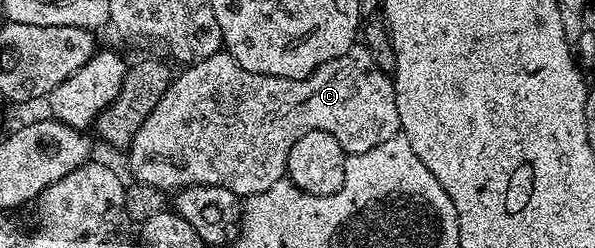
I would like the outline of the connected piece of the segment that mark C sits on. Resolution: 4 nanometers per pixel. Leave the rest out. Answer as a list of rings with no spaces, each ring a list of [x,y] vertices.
[[[365,45],[350,47],[348,53],[336,57],[324,65],[320,65],[307,79],[285,79],[284,77],[252,73],[240,66],[230,56],[229,51],[225,49],[217,51],[212,57],[202,59],[198,63],[191,63],[185,69],[179,71],[182,72],[175,79],[173,76],[172,82],[166,88],[164,97],[160,97],[156,109],[152,109],[152,113],[146,118],[144,125],[140,125],[140,129],[134,134],[134,140],[130,142],[128,148],[130,171],[134,174],[135,181],[143,183],[146,187],[155,187],[158,191],[174,193],[186,187],[223,186],[224,189],[231,190],[236,195],[249,197],[272,189],[272,185],[276,185],[276,181],[283,179],[286,174],[288,153],[292,153],[292,145],[296,145],[296,141],[300,141],[300,137],[304,137],[304,133],[312,133],[313,131],[332,133],[332,137],[336,137],[336,141],[340,141],[340,145],[346,150],[347,156],[353,157],[368,153],[368,149],[376,149],[376,145],[386,143],[388,137],[397,135],[400,131],[400,113],[396,113],[396,93],[394,92],[393,78],[380,69],[380,65],[372,57],[372,53],[368,51]]]

